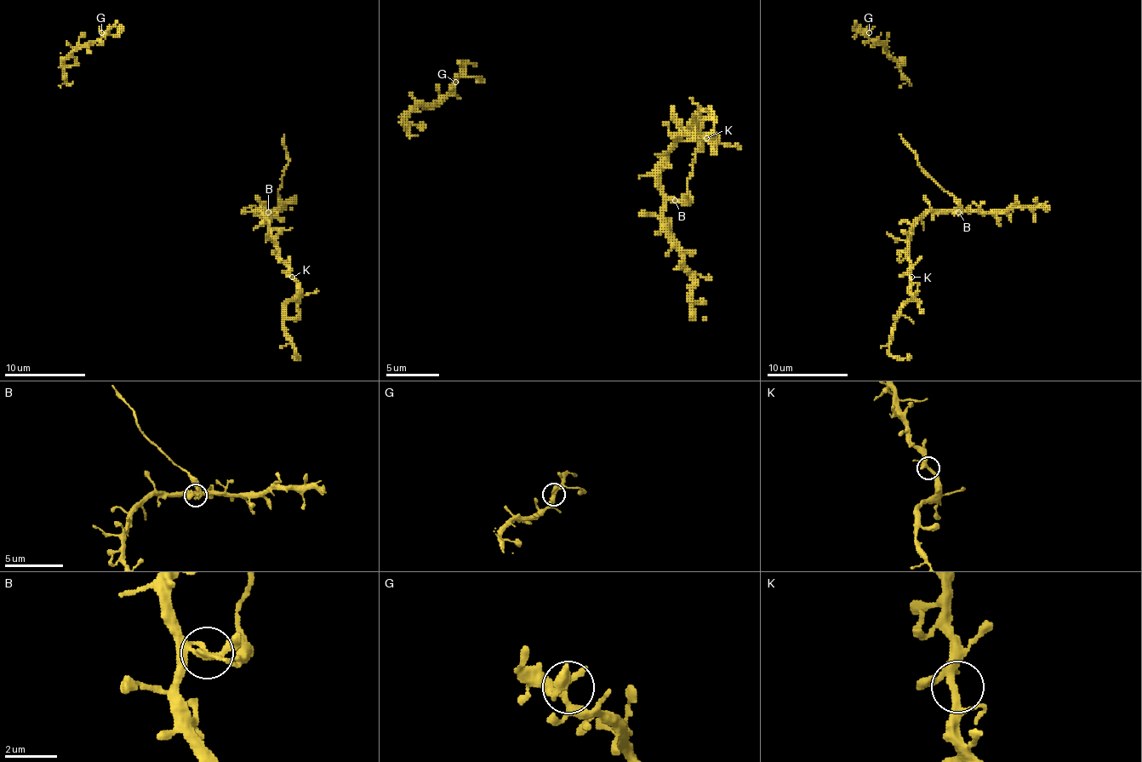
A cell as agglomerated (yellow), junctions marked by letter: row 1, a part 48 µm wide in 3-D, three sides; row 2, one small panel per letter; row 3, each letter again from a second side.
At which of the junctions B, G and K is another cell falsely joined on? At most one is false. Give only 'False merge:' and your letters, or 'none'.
False merge: B

